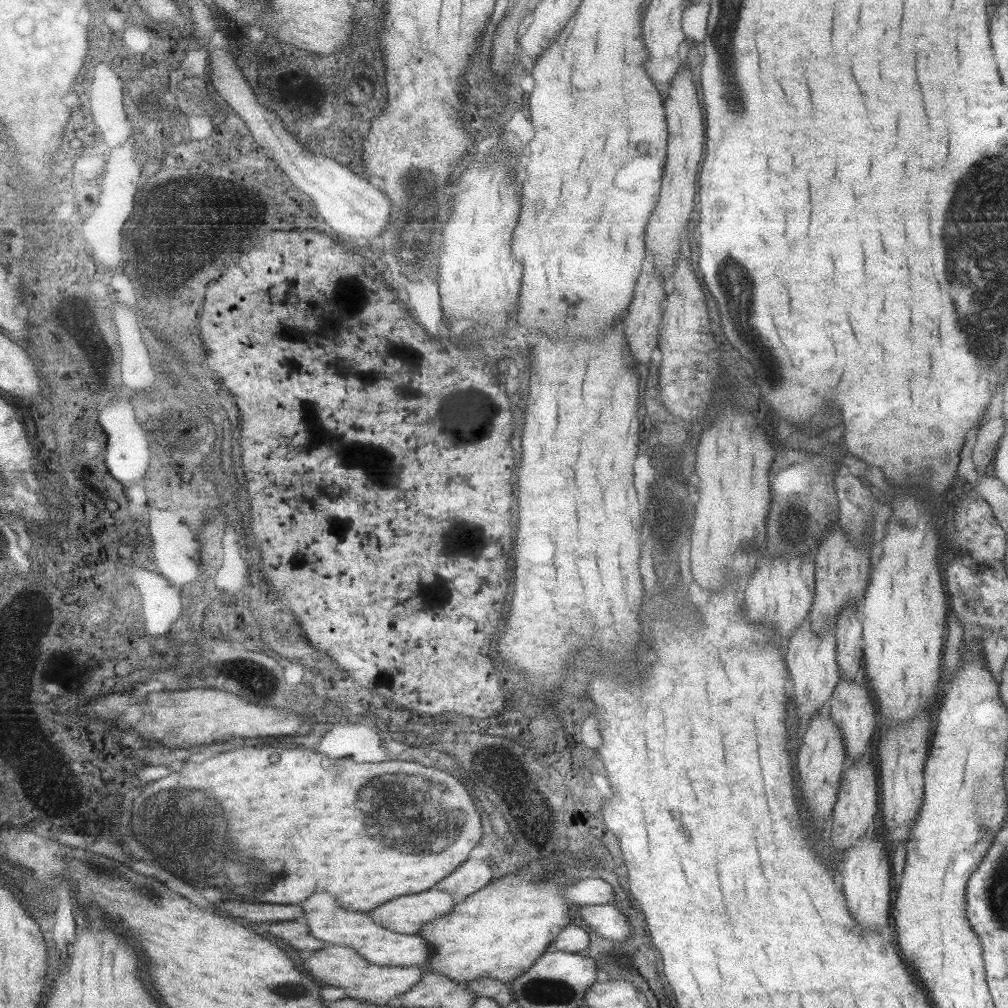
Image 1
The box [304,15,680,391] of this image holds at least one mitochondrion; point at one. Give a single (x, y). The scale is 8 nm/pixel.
(417, 193)

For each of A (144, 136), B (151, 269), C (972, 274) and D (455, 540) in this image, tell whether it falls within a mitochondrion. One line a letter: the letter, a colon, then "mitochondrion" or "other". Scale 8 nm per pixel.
A: other
B: mitochondrion
C: mitochondrion
D: mitochondrion

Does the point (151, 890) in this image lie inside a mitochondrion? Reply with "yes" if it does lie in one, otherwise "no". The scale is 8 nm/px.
yes

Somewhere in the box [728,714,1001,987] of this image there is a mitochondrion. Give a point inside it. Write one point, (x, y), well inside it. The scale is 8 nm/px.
(973, 788)

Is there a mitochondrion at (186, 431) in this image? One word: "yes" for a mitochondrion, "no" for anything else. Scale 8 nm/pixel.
no

